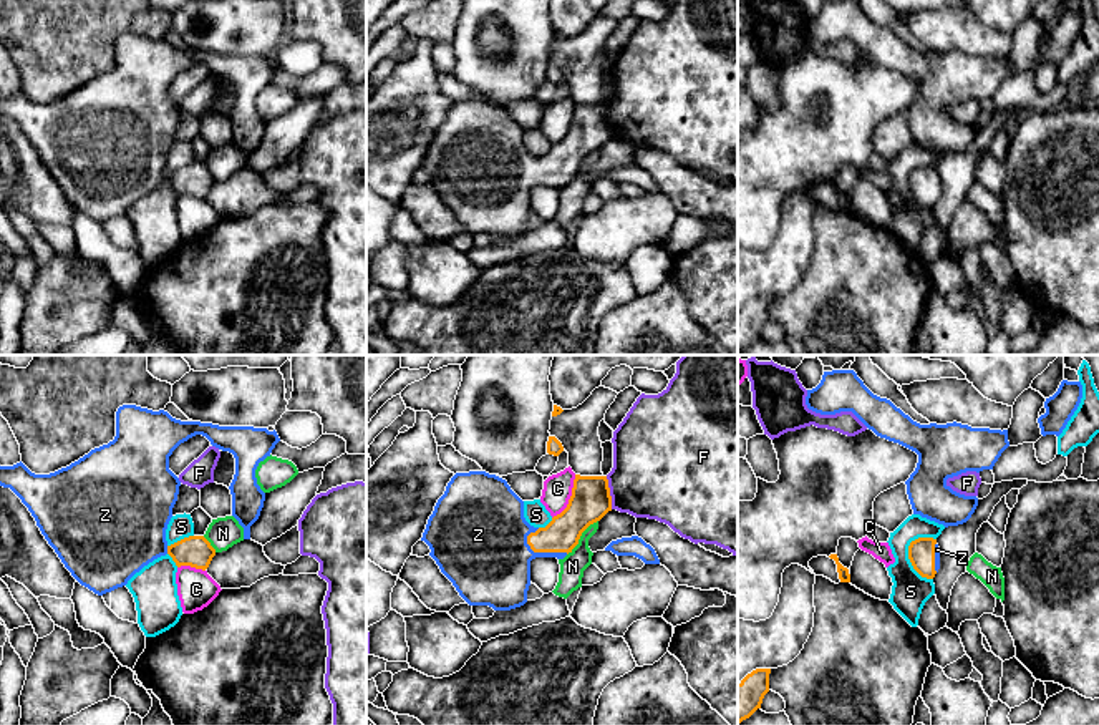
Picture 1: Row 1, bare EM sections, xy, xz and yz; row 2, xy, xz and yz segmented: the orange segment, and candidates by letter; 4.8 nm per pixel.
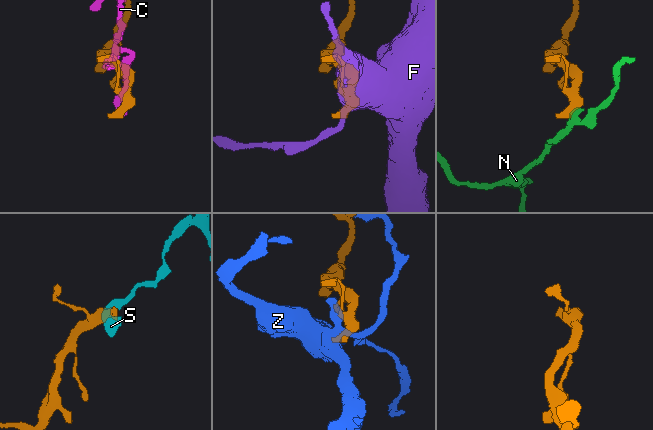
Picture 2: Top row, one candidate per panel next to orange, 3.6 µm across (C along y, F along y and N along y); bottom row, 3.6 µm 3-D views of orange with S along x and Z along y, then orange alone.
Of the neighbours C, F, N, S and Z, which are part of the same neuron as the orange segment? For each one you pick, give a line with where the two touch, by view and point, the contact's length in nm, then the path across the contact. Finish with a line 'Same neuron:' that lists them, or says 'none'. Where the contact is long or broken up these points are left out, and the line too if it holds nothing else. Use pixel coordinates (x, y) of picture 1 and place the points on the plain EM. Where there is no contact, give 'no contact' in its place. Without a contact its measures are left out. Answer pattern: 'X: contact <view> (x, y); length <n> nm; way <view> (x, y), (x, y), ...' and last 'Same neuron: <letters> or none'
Z: contact xz (544, 180); length 220 nm; way xz (562, 161), (544, 180), (506, 180), (493, 184)
Same neuron: Z

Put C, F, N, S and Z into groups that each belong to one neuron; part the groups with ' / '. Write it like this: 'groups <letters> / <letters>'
groups C / F / N / S / Z

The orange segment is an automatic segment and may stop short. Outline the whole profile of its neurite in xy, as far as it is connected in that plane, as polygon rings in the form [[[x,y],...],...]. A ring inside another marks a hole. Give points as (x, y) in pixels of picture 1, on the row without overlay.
[[[123,33],[116,40],[116,65],[108,73],[50,103],[35,103],[22,90],[0,95],[0,114],[10,116],[22,128],[65,196],[98,224],[126,214],[144,194],[166,182],[177,196],[206,199],[215,178],[204,164],[189,164],[171,174],[166,169],[181,114],[179,106],[169,98],[169,85],[196,63],[234,83],[235,103],[229,114],[232,144],[244,156],[244,168],[250,168],[250,154],[259,148],[265,129],[255,98],[280,70],[275,58],[181,50],[164,38]]]

